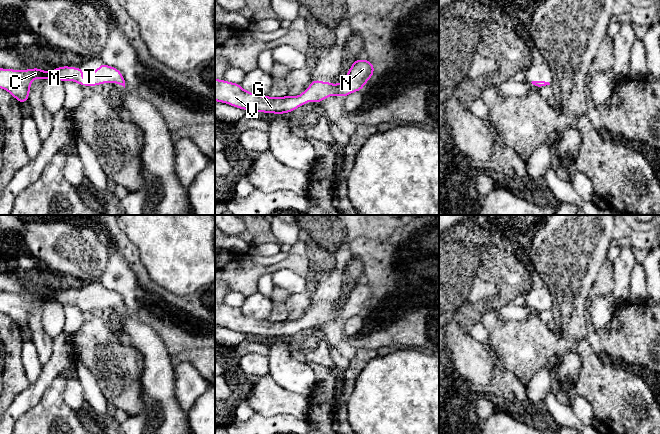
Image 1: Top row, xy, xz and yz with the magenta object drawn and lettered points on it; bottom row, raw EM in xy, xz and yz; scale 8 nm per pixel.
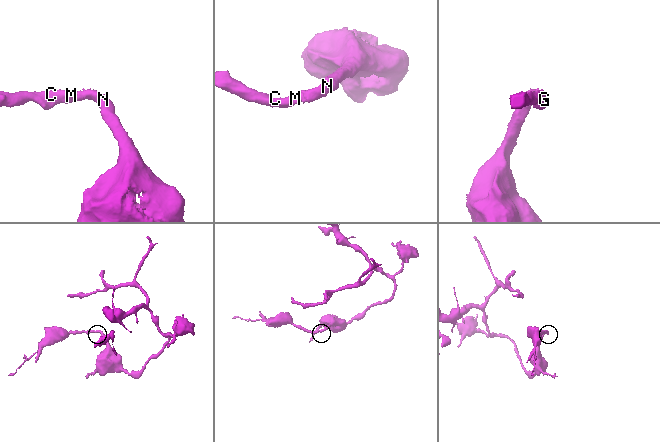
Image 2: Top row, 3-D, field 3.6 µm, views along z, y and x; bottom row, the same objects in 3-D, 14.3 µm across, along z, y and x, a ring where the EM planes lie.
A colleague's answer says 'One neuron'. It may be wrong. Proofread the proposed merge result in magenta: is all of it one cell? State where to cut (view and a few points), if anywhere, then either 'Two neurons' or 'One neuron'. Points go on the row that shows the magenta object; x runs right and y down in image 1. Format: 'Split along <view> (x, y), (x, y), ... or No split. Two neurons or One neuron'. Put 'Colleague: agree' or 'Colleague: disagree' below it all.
No split. One neuron
Colleague: agree

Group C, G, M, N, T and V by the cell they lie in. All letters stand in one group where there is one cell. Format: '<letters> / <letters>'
C G M N T V

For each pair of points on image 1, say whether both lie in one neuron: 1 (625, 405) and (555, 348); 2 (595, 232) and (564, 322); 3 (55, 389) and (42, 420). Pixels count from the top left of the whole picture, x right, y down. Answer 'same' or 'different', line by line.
1: same
2: same
3: same

